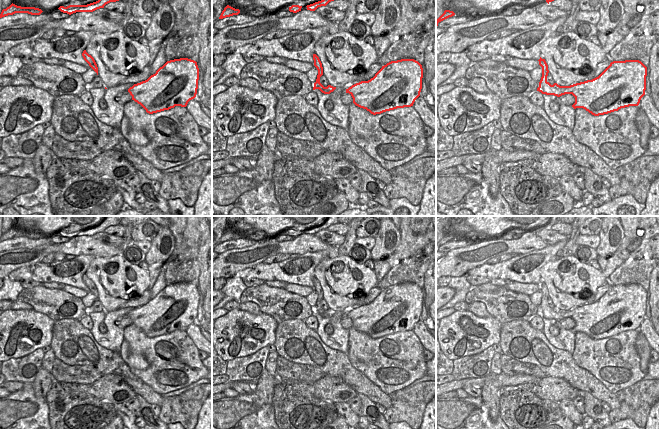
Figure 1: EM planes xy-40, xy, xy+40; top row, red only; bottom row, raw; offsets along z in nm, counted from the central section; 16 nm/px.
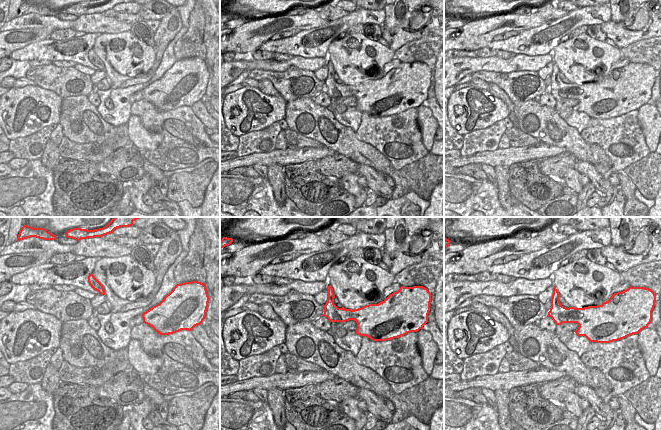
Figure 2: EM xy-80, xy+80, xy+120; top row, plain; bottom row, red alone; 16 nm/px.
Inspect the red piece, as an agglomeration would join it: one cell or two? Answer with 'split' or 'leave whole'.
split

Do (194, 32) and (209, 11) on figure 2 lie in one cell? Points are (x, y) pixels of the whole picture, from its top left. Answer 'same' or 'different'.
different

